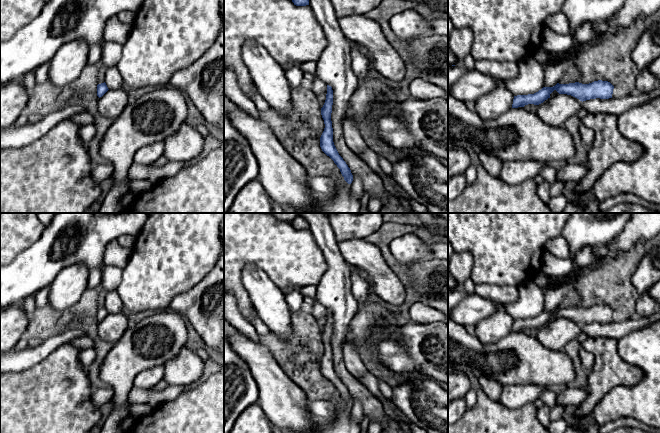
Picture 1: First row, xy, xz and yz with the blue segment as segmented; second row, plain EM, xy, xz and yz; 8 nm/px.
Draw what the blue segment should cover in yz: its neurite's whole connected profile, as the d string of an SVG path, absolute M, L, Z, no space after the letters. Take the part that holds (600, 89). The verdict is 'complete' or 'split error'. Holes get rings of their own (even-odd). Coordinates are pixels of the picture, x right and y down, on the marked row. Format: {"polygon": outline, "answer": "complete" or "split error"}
{"polygon": "M594 81L589 84L579 82L569 84L557 83L553 87L543 87L534 94L514 96L512 108L524 107L528 104L539 105L550 98L550 94L556 90L559 94L571 95L580 101L590 99L609 99L612 98L614 86L608 81Z", "answer": "complete"}

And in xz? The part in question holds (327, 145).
{"polygon": "M327 85L327 94L326 100L321 108L321 115L324 120L325 128L320 137L320 147L322 151L329 156L337 167L340 169L344 180L351 184L353 181L353 175L351 173L350 168L343 160L343 158L339 155L334 142L333 142L333 128L332 128L332 121L331 121L331 113L332 113L332 105L333 105L333 90L332 87Z", "answer": "complete"}

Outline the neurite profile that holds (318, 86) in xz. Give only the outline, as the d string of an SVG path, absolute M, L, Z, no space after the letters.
M315 77L309 85L317 96L327 94L327 84L325 84L322 80Z

